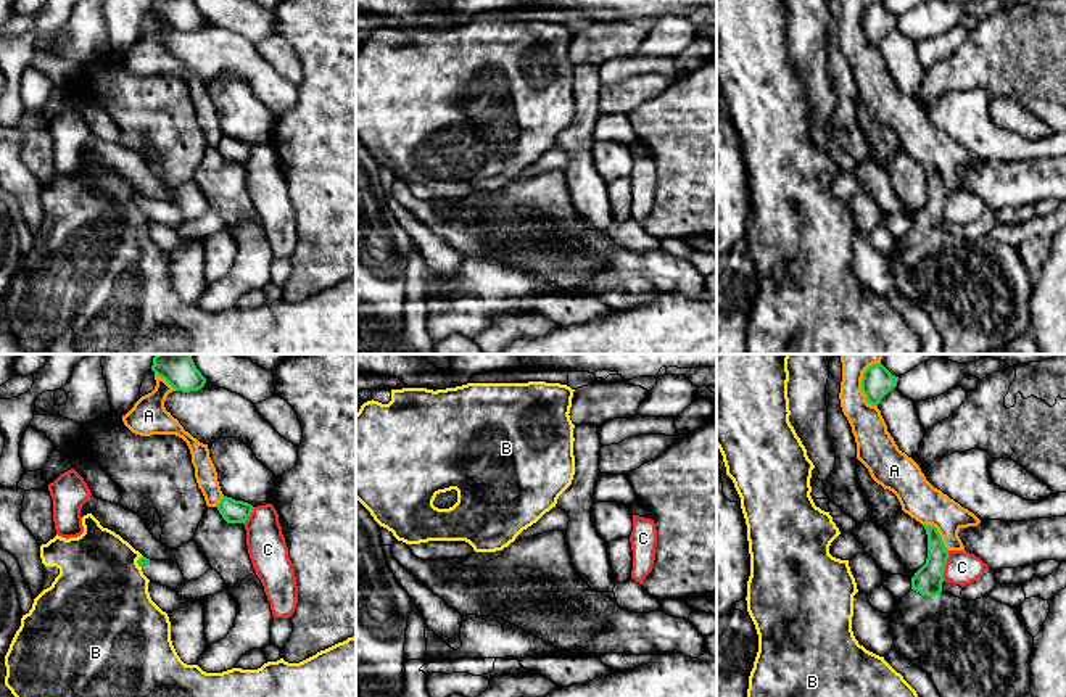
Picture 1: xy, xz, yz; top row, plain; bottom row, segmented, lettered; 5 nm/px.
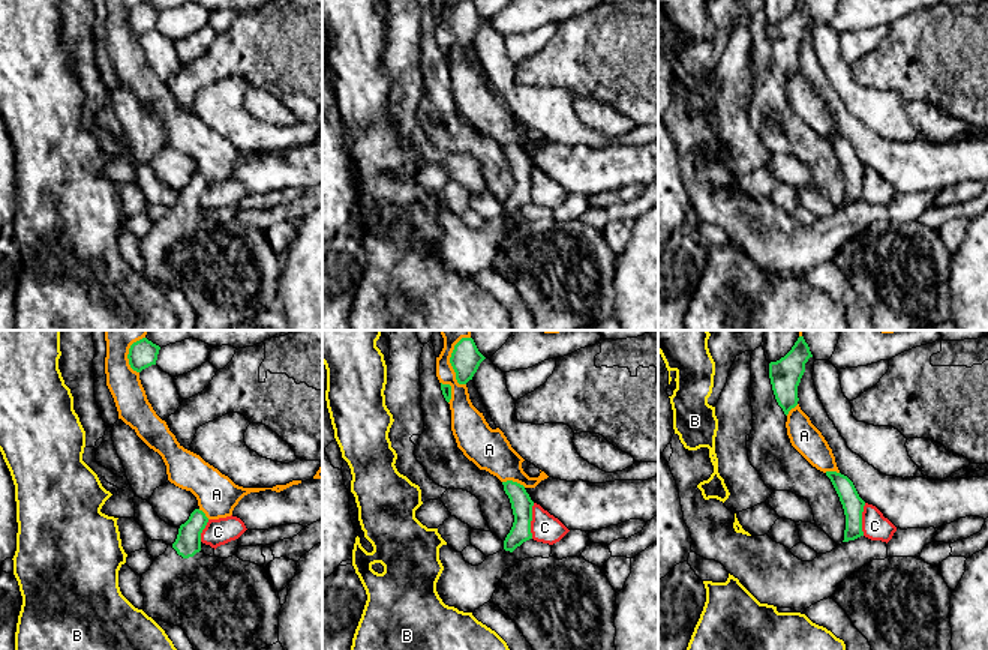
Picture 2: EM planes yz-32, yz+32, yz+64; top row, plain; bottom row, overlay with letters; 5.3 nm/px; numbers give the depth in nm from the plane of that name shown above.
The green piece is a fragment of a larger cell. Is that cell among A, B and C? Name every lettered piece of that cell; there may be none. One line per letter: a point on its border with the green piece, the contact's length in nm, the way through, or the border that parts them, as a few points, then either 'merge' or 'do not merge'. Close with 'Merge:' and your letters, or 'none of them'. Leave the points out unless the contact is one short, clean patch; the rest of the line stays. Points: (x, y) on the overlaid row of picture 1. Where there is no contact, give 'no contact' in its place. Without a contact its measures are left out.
A: contact yz (862, 382); length 240 nm; do not merge
B: contact xy (137, 562); length 70 nm; border xy (142, 556), (137, 560), (139, 567); do not merge
C: contact yz (944, 565); length 160 nm; do not merge
Merge: none of them

